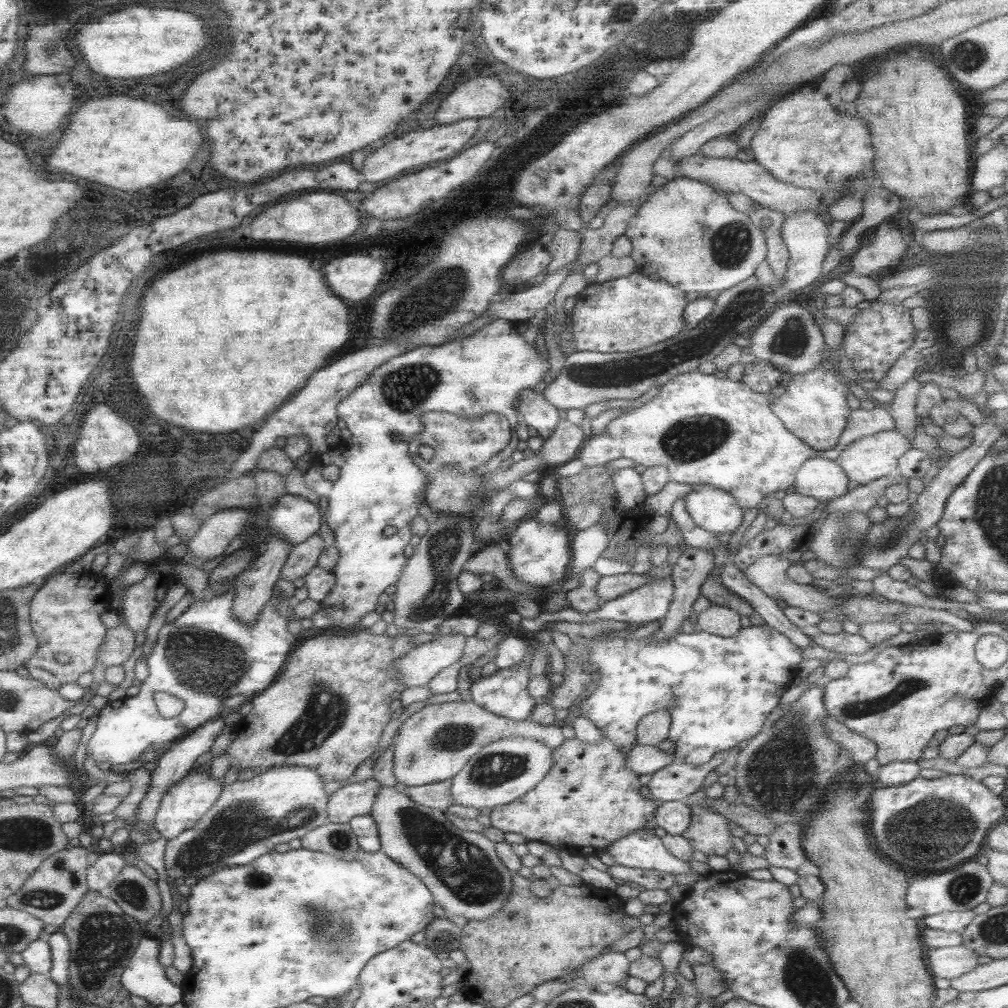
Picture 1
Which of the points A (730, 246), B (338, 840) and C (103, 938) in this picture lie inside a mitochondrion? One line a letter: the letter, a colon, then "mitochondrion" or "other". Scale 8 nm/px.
A: mitochondrion
B: mitochondrion
C: mitochondrion

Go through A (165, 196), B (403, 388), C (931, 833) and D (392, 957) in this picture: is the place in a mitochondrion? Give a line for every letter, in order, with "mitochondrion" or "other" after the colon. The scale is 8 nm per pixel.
A: other
B: mitochondrion
C: mitochondrion
D: other

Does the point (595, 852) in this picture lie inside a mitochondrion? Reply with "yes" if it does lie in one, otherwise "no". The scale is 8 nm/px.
no

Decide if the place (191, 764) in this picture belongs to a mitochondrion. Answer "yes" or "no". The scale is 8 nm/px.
no

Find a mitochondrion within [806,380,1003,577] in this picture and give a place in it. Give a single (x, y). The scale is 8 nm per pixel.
(845, 535)

